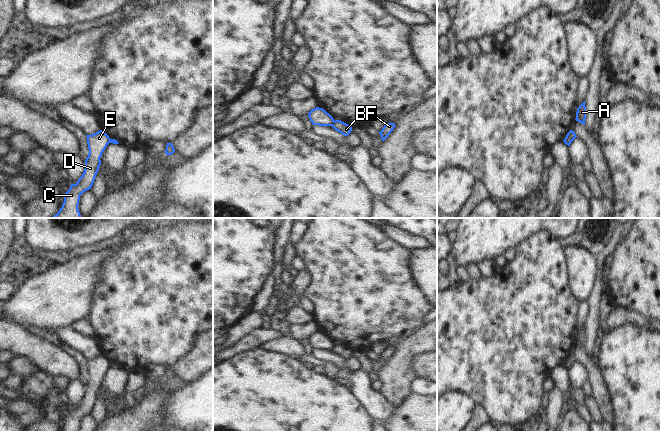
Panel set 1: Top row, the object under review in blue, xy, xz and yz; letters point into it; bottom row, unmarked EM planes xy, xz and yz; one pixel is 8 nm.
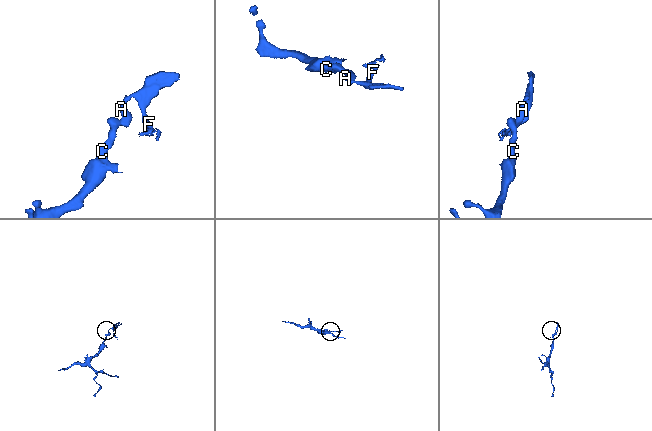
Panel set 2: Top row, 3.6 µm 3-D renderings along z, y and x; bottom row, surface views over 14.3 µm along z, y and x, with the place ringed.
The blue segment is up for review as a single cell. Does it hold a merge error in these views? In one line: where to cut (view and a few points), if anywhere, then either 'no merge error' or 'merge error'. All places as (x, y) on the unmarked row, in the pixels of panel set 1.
xz (334, 345), (331, 349) | merge error

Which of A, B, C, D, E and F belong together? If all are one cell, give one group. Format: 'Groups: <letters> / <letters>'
Groups: A B F / C D E

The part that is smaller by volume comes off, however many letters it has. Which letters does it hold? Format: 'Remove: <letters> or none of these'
Remove: A, B, F

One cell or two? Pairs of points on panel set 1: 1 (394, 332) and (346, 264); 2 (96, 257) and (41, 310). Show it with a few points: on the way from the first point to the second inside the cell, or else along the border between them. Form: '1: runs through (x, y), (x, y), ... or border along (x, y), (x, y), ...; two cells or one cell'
1: runs through (385, 315), (363, 292), (358, 281); one cell
2: runs through (82, 271), (55, 298); one cell

